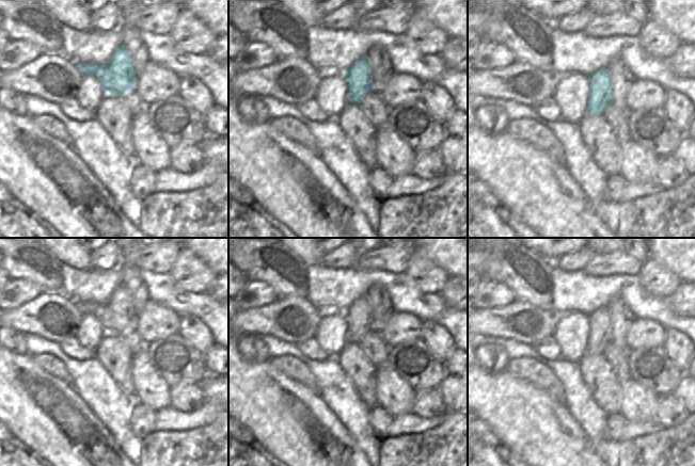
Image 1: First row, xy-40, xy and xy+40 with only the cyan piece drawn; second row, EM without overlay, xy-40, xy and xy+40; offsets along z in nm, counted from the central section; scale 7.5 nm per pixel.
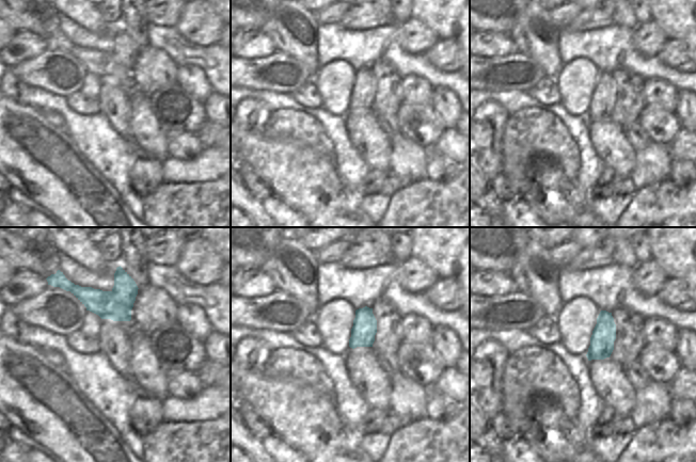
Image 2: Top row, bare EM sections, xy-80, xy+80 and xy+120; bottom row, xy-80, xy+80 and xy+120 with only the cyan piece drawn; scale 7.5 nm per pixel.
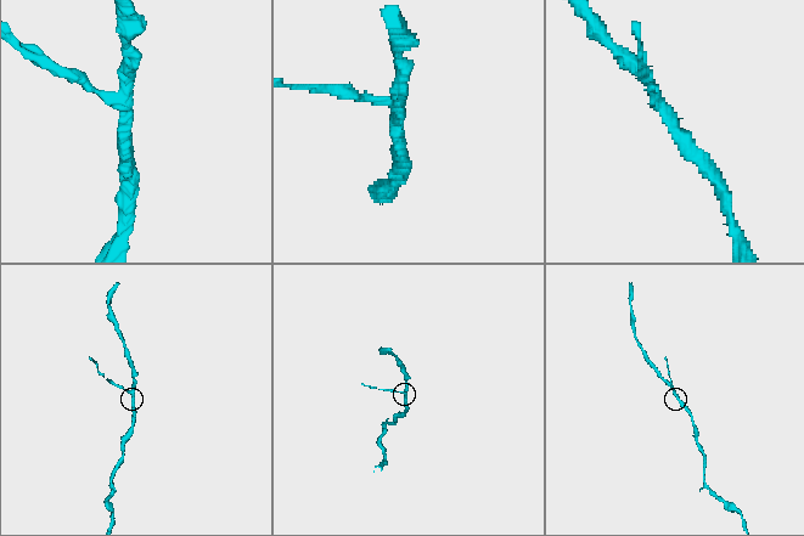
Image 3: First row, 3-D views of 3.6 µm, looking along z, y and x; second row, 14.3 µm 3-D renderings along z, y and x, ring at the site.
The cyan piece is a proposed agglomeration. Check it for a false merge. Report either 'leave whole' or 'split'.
split

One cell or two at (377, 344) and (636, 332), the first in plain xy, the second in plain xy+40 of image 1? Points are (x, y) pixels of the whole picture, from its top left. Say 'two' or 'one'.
two

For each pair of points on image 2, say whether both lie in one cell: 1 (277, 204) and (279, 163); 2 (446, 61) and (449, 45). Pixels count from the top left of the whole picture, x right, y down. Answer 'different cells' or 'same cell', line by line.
1: different cells
2: same cell

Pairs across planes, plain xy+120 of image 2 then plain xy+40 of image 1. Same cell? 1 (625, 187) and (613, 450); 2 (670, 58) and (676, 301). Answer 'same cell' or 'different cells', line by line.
1: different cells
2: same cell

